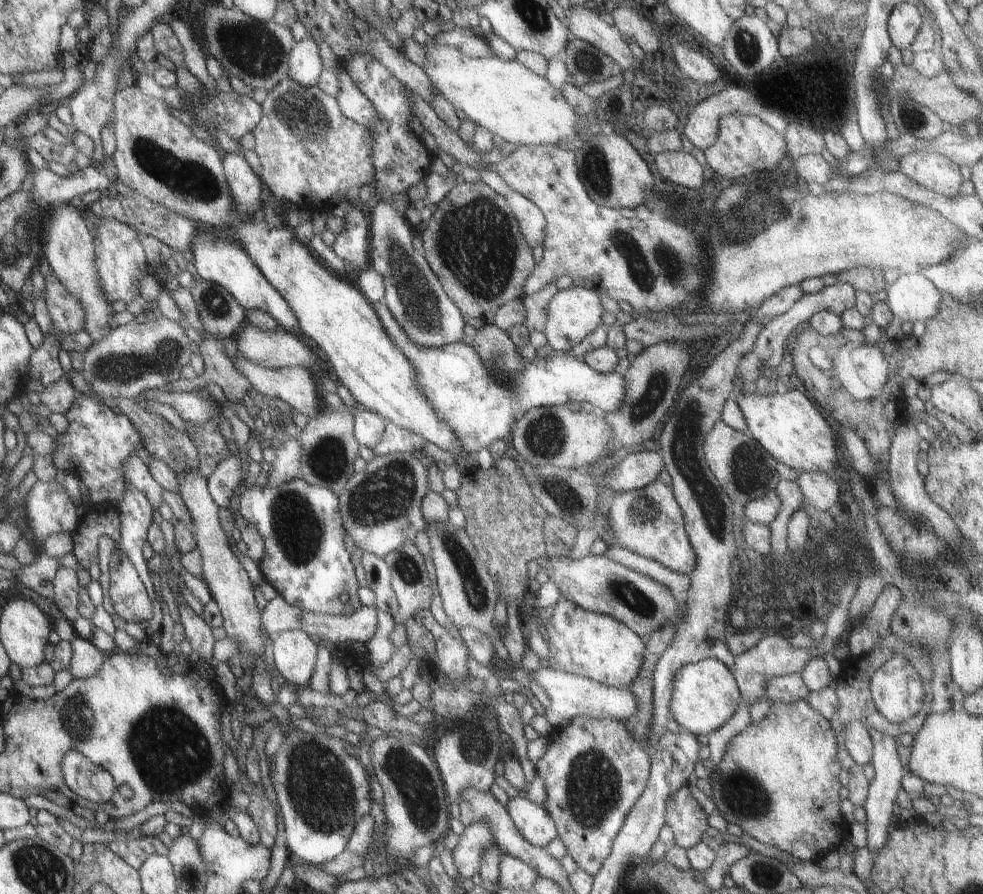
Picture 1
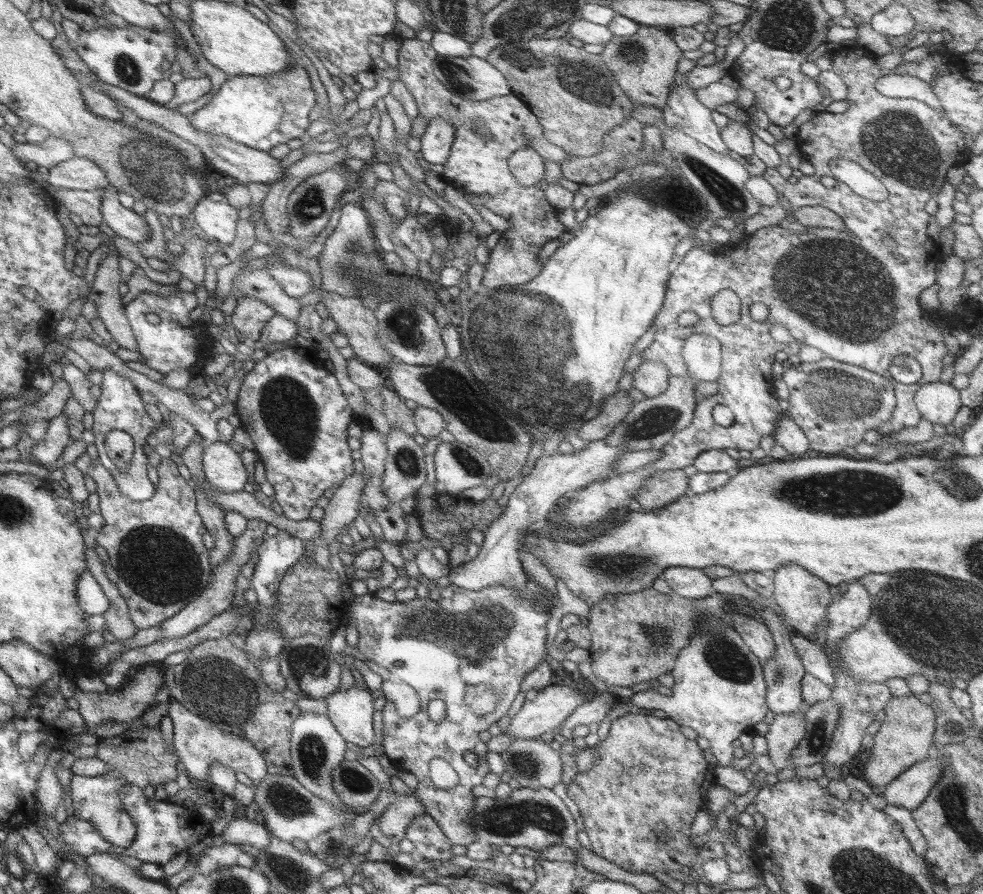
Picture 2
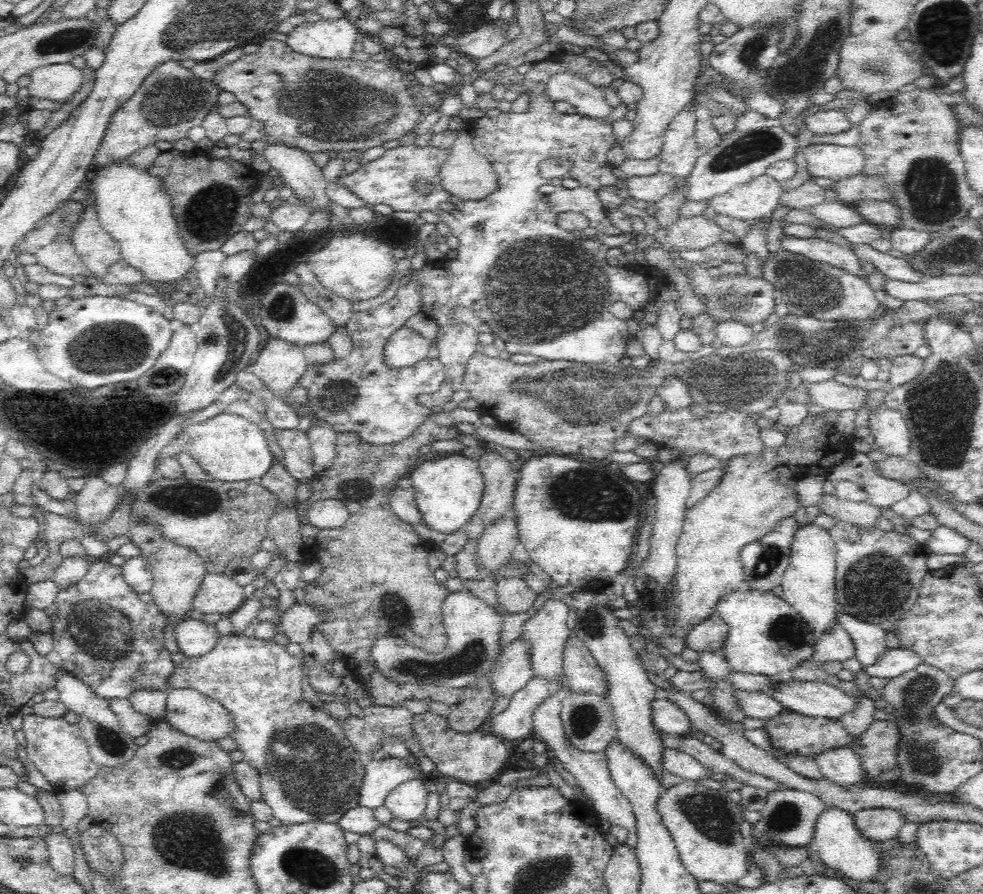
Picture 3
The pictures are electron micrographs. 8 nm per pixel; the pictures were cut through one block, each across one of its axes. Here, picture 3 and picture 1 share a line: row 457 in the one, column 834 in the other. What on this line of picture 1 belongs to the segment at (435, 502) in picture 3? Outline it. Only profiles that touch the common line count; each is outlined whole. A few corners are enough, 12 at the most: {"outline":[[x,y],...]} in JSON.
{"outline":[[797,390],[733,392],[749,434],[793,472],[829,474],[839,440]]}

